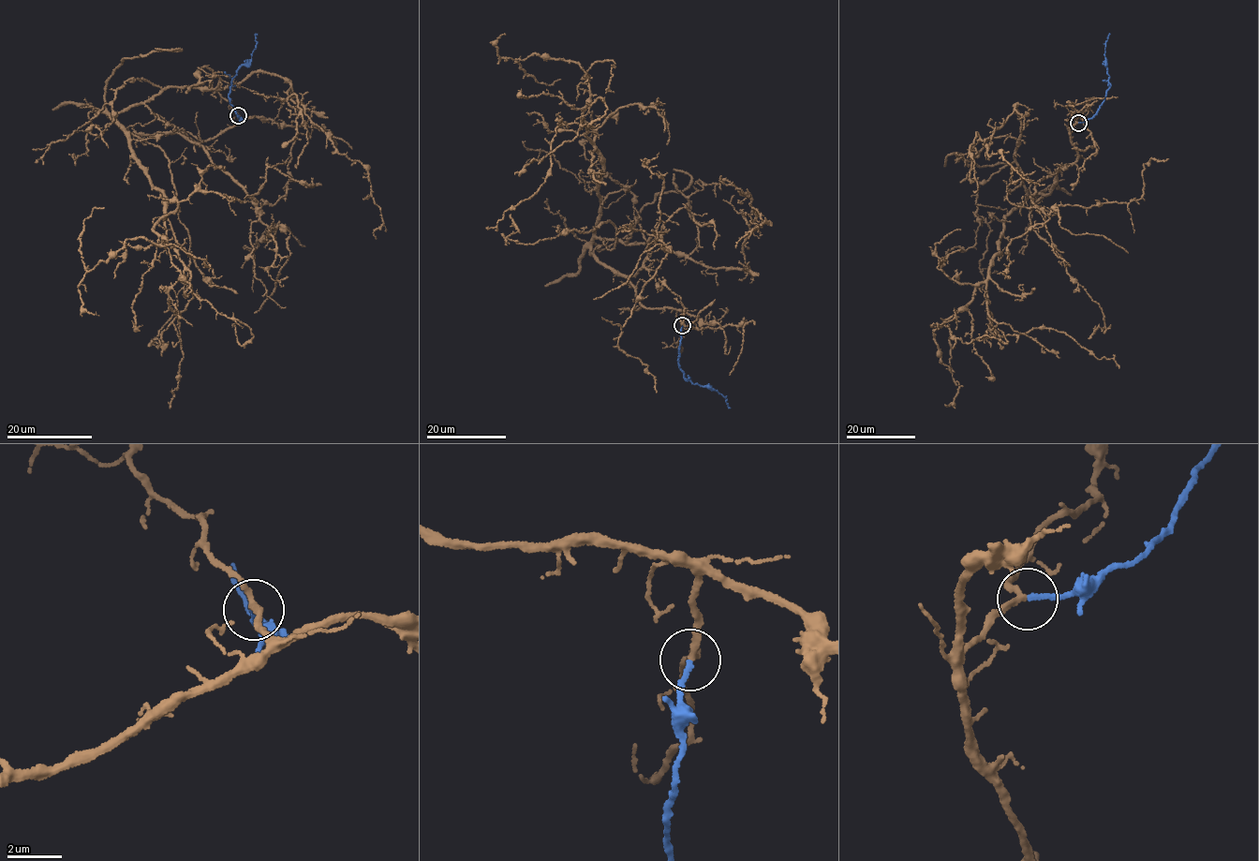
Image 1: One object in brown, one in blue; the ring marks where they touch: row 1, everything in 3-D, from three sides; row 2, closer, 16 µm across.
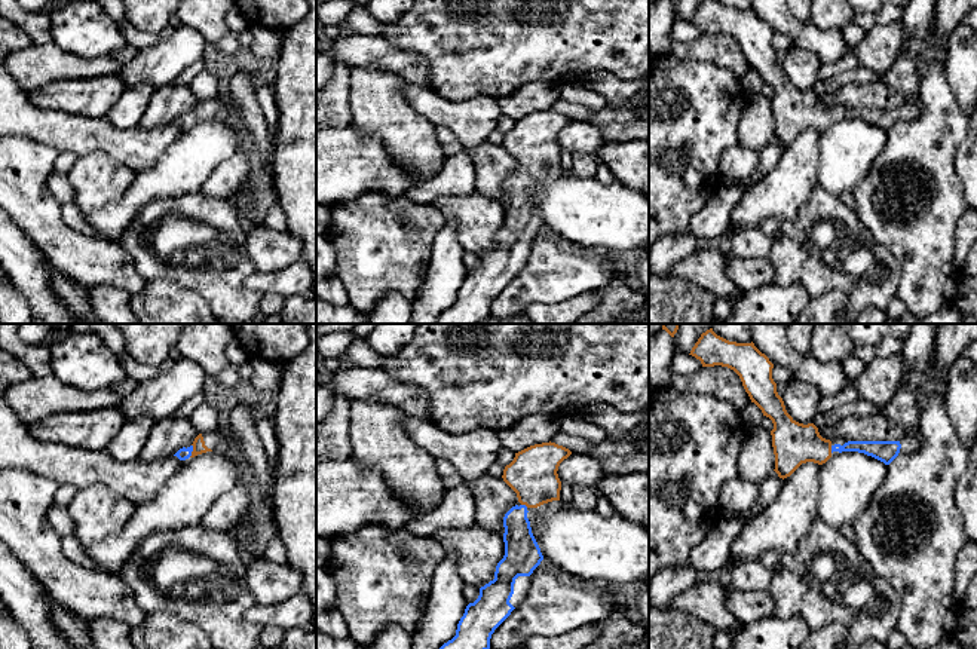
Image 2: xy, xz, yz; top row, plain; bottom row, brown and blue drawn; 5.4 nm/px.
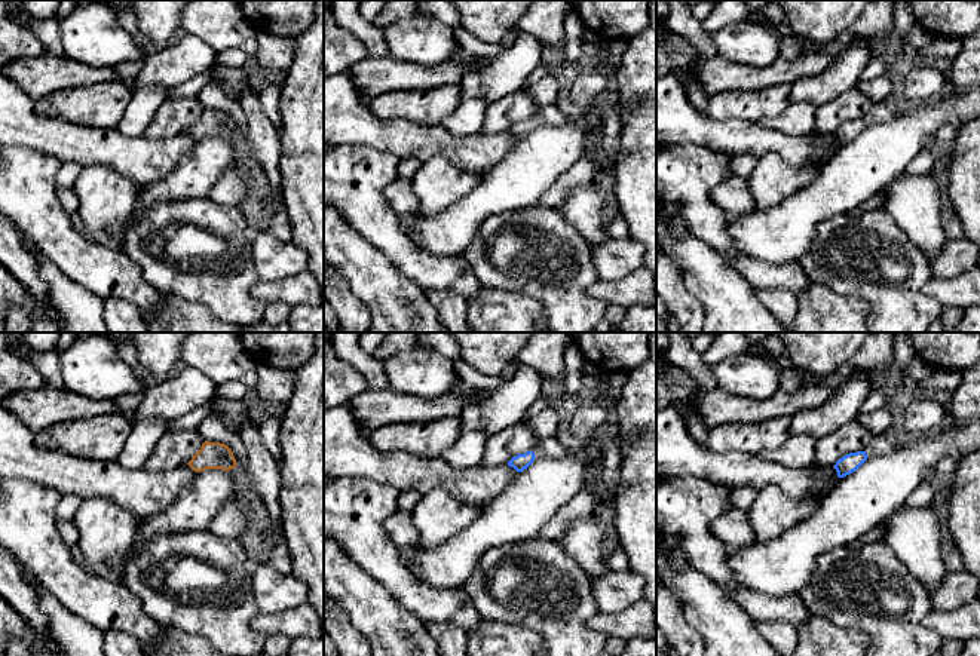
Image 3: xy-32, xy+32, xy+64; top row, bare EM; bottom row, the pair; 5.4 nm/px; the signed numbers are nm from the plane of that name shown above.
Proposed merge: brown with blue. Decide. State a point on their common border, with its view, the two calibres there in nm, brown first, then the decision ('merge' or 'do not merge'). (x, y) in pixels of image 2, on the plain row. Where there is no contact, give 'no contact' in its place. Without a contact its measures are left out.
xy (193, 118) | 70/70 nm | merge

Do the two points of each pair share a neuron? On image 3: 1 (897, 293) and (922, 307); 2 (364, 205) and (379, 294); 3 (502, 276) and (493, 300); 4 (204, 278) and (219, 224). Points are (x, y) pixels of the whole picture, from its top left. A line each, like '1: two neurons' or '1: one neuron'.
1: one neuron
2: two neurons
3: two neurons
4: one neuron

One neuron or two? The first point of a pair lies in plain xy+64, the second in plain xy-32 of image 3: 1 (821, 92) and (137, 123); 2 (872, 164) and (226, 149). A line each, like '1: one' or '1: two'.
1: two
2: one

